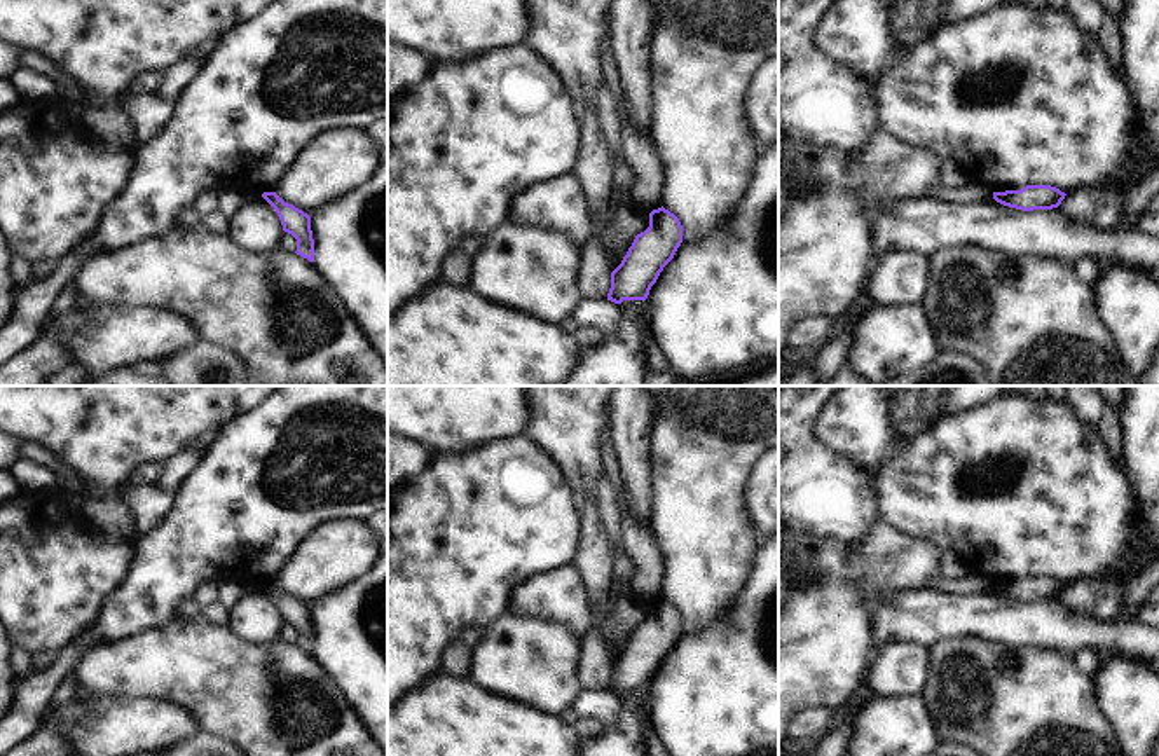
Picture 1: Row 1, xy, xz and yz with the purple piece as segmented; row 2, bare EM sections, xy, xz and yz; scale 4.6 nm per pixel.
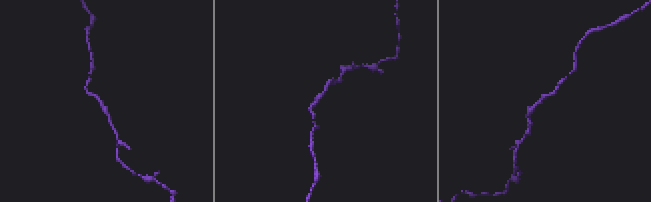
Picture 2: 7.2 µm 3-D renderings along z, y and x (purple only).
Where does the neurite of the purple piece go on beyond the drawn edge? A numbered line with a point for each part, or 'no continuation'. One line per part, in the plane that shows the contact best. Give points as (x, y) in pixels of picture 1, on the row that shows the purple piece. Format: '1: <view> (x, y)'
no continuation.

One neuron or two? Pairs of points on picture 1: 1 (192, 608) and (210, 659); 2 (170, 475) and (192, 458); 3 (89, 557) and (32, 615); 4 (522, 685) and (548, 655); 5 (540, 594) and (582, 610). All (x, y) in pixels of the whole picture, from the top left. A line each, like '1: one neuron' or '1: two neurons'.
1: two neurons
2: one neuron
3: one neuron
4: one neuron
5: one neuron

